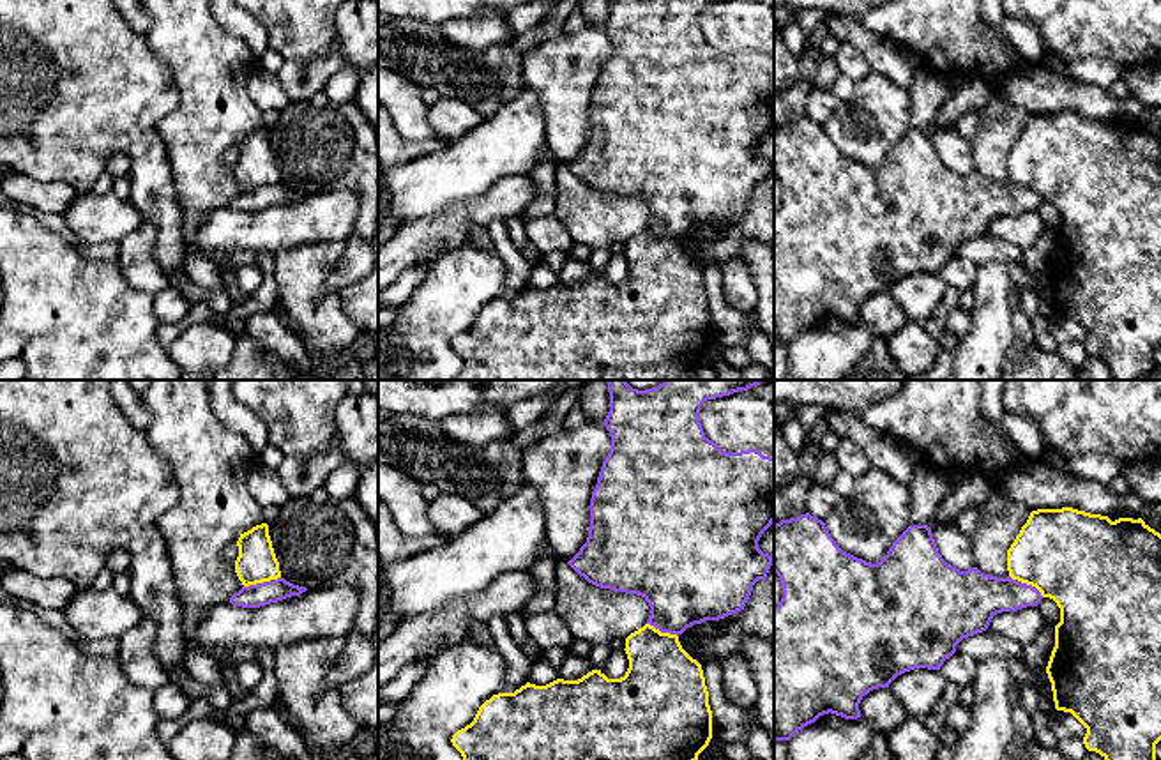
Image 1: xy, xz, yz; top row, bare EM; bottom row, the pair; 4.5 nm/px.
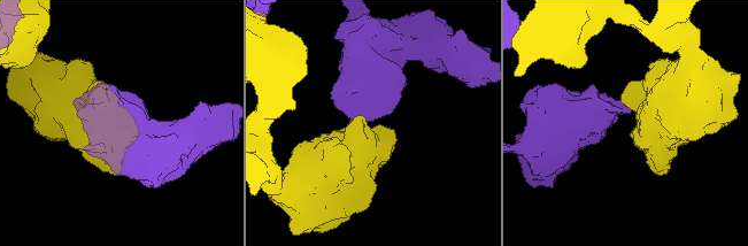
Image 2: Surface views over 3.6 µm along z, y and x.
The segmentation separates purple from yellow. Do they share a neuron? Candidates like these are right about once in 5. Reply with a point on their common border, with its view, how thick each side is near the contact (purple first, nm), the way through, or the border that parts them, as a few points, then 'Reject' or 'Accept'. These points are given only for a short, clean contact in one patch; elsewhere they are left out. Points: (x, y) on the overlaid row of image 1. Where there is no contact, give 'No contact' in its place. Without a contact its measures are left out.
Touches purple at xy (264, 582). Thickness 110 nm (purple) against 180 nm. Reject

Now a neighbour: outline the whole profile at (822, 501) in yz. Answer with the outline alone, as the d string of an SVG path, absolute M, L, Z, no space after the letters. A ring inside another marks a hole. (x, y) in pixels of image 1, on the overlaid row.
M811 483L806 498L806 513L825 521L831 513L841 507L845 507L845 500L832 486Z

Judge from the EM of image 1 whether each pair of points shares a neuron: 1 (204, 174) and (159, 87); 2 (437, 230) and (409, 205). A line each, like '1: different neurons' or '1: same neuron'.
1: different neurons
2: different neurons

